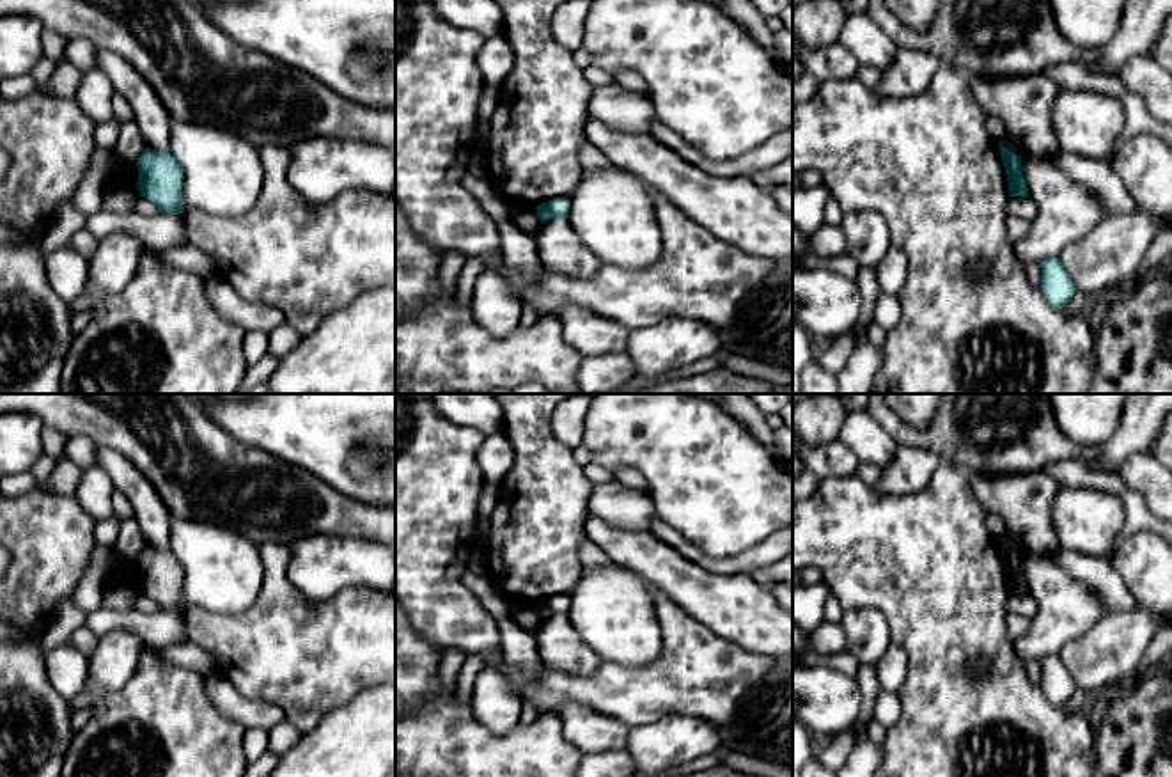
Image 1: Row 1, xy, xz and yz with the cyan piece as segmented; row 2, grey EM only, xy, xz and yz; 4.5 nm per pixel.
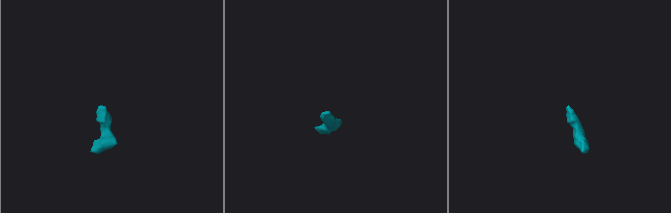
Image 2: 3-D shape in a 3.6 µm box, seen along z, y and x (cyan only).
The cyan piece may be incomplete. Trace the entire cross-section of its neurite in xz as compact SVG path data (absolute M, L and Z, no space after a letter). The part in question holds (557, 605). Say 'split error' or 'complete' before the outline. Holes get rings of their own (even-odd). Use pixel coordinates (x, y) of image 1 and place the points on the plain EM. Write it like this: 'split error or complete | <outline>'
complete | M555 594L551 598L539 601L535 607L541 616L541 621L546 621L553 616L567 616L569 614L569 596Z

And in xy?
complete | M145 545L137 559L137 566L137 585L142 594L154 600L160 610L184 610L183 566L170 550Z

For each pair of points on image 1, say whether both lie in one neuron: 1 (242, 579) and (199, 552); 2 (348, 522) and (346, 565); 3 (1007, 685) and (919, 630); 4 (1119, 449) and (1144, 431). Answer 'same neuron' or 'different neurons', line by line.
1: same neuron
2: different neurons
3: same neuron
4: same neuron

